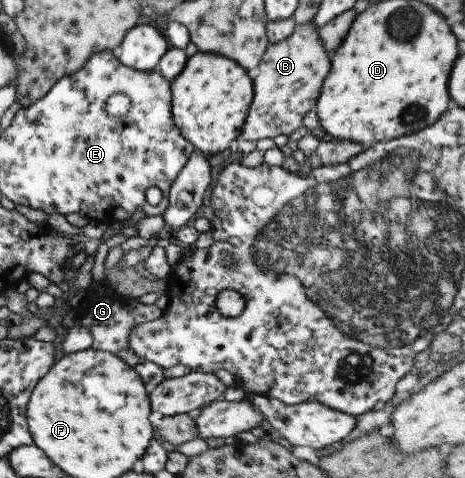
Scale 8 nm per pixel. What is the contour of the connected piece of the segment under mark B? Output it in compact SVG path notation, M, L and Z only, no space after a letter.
M311 23L295 24L293 32L275 44L265 46L259 60L258 74L252 80L253 96L240 134L243 139L256 141L288 135L302 126L303 114L315 106L323 80L330 70L331 54L319 44L317 26Z

